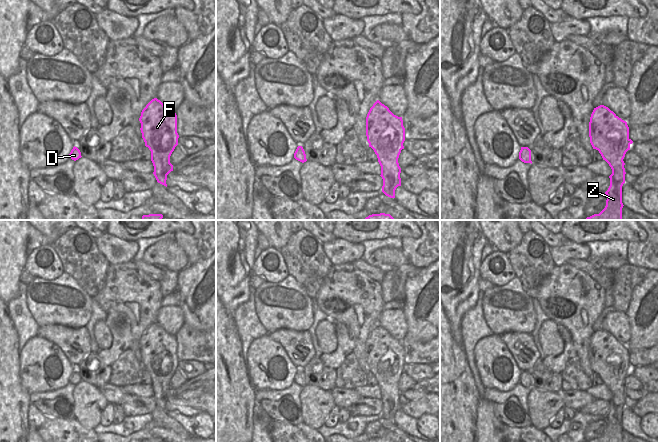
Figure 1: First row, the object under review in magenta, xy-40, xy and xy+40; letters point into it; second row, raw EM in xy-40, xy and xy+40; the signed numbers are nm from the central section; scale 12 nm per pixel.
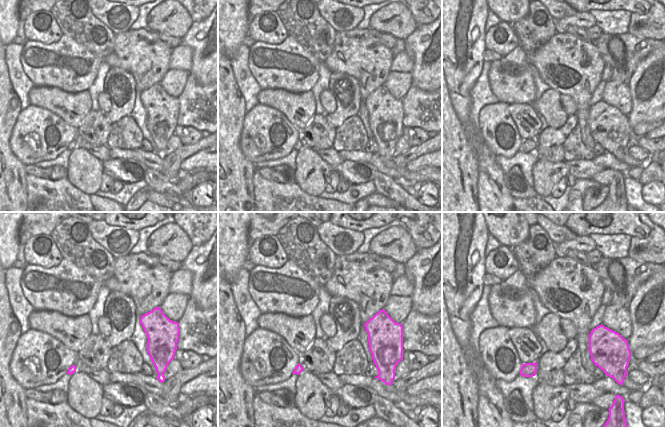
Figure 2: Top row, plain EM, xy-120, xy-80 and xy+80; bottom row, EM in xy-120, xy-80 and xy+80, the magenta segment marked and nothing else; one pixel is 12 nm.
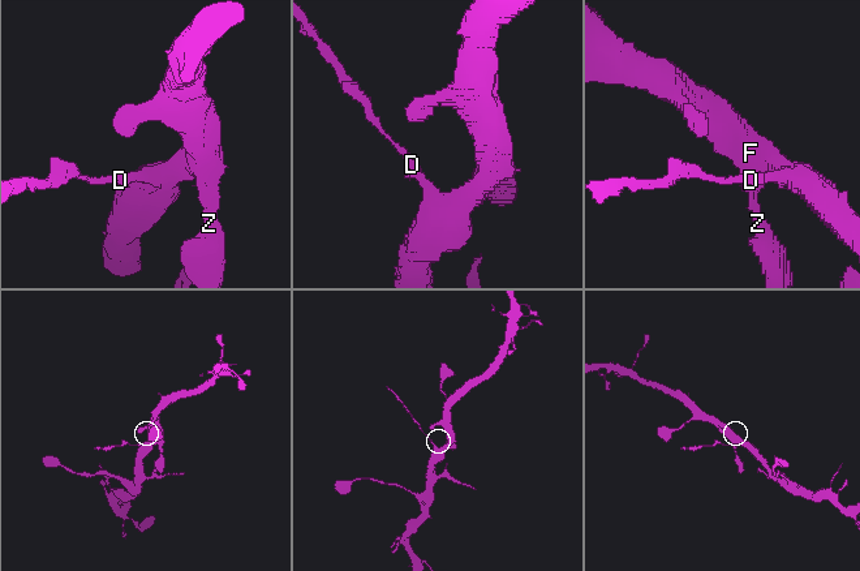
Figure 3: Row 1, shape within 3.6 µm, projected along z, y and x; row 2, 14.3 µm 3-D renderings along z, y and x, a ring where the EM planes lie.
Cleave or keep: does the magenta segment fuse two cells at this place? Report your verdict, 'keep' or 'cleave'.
keep

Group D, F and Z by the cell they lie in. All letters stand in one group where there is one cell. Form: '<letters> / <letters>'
D F Z

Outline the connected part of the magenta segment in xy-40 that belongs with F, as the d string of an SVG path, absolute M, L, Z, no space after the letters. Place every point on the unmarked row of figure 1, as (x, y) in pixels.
M154 322L142 334L139 345L145 370L151 375L153 398L158 407L167 411L167 399L173 395L170 380L178 369L179 362L177 339Z

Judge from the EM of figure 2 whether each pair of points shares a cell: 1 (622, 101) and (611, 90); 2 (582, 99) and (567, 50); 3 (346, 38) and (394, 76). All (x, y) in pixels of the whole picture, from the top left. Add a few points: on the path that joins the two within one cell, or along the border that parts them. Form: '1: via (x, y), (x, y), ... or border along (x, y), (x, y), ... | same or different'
1: via (619, 98), (614, 93) | same
2: via (582, 87), (582, 75), (569, 62) | same
3: border along (391, 71), (383, 84) | different

